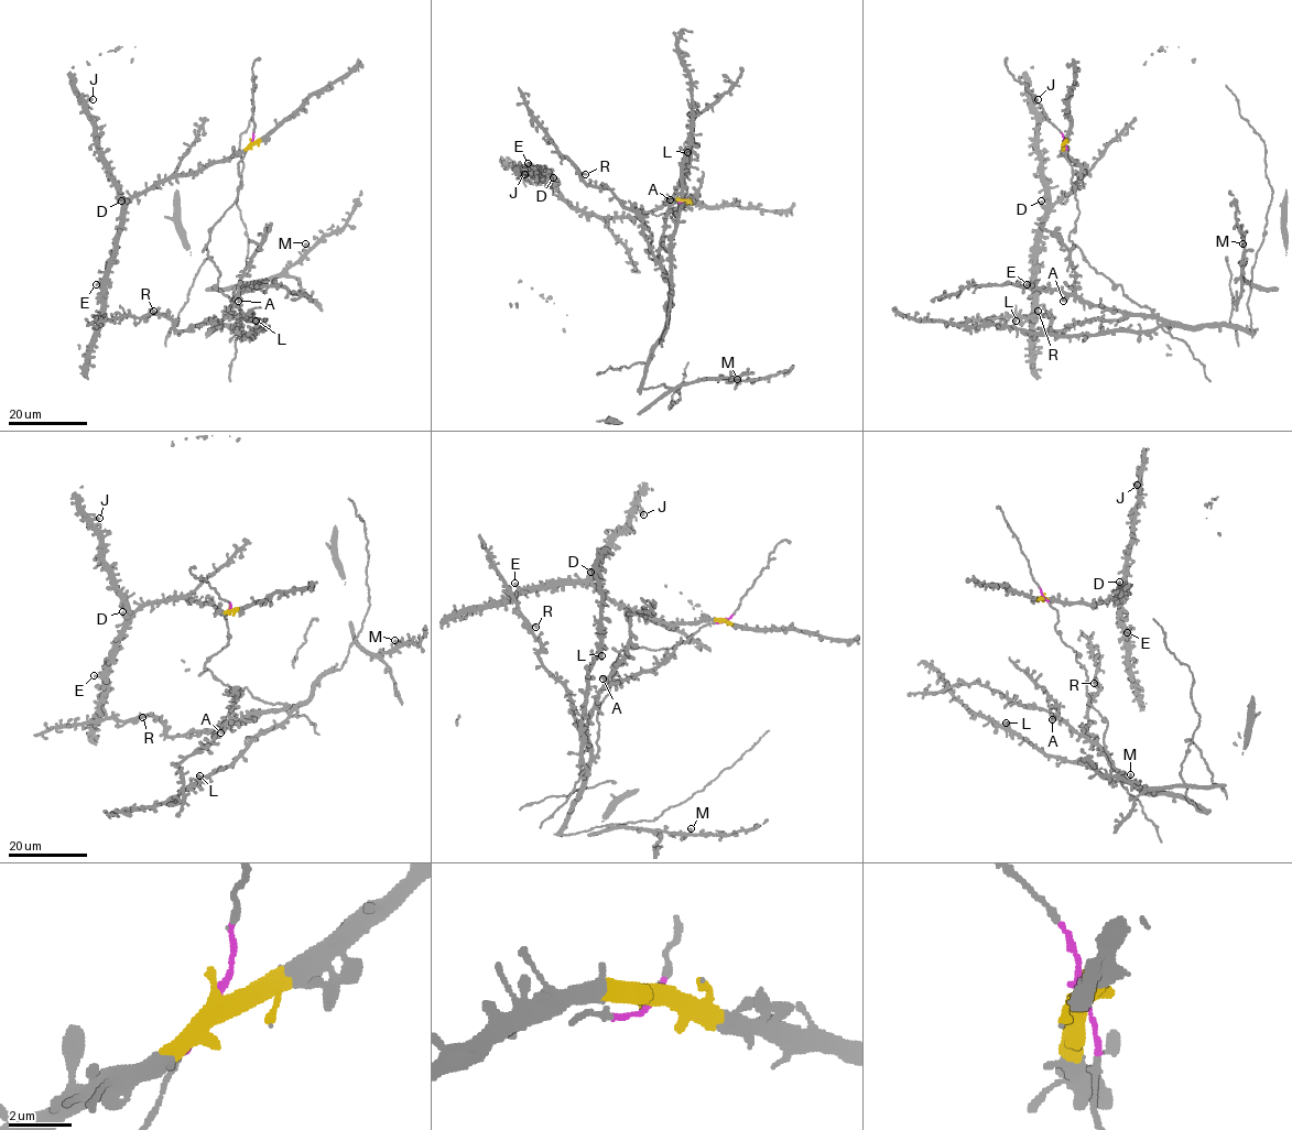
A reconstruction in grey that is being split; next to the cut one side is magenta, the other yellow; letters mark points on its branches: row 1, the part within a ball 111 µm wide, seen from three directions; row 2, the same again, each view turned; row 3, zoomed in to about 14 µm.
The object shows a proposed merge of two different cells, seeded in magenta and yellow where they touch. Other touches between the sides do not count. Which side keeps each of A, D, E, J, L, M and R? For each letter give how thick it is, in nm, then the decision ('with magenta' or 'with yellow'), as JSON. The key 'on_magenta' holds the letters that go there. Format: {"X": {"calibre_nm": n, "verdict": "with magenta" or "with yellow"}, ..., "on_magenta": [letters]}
{"A": {"calibre_nm": 380, "verdict": "with magenta"}, "D": {"calibre_nm": 400, "verdict": "with yellow"}, "E": {"calibre_nm": 240, "verdict": "with yellow"}, "J": {"calibre_nm": 440, "verdict": "with yellow"}, "L": {"calibre_nm": 280, "verdict": "with magenta"}, "M": {"calibre_nm": 400, "verdict": "with magenta"}, "R": {"calibre_nm": 220, "verdict": "with magenta"}, "on_magenta": ["A", "L", "M", "R"]}

